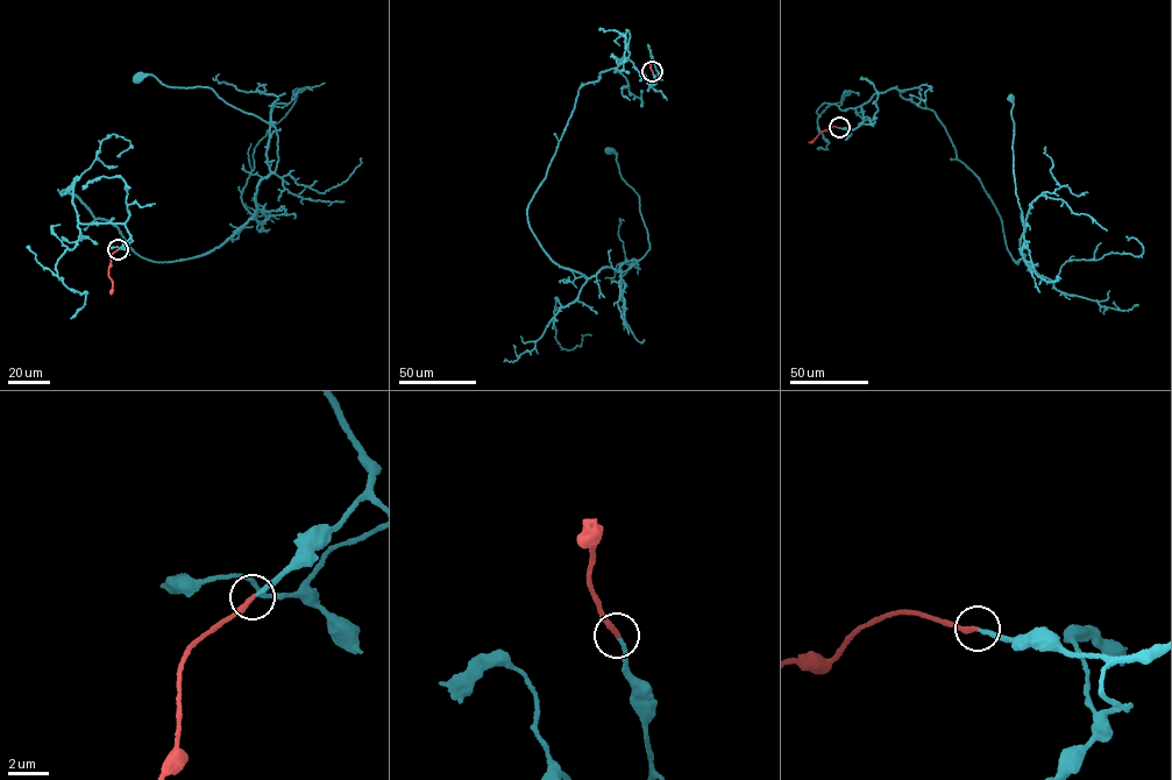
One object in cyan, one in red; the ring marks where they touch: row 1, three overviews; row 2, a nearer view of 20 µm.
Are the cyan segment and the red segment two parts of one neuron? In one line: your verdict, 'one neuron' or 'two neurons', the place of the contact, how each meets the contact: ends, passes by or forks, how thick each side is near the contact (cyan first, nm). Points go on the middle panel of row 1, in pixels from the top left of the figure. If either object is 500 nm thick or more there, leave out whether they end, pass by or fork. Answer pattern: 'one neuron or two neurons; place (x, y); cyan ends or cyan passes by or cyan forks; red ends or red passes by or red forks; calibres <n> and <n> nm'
one neuron; place (652, 71); cyan ends; red ends; calibres 170 and 280 nm

